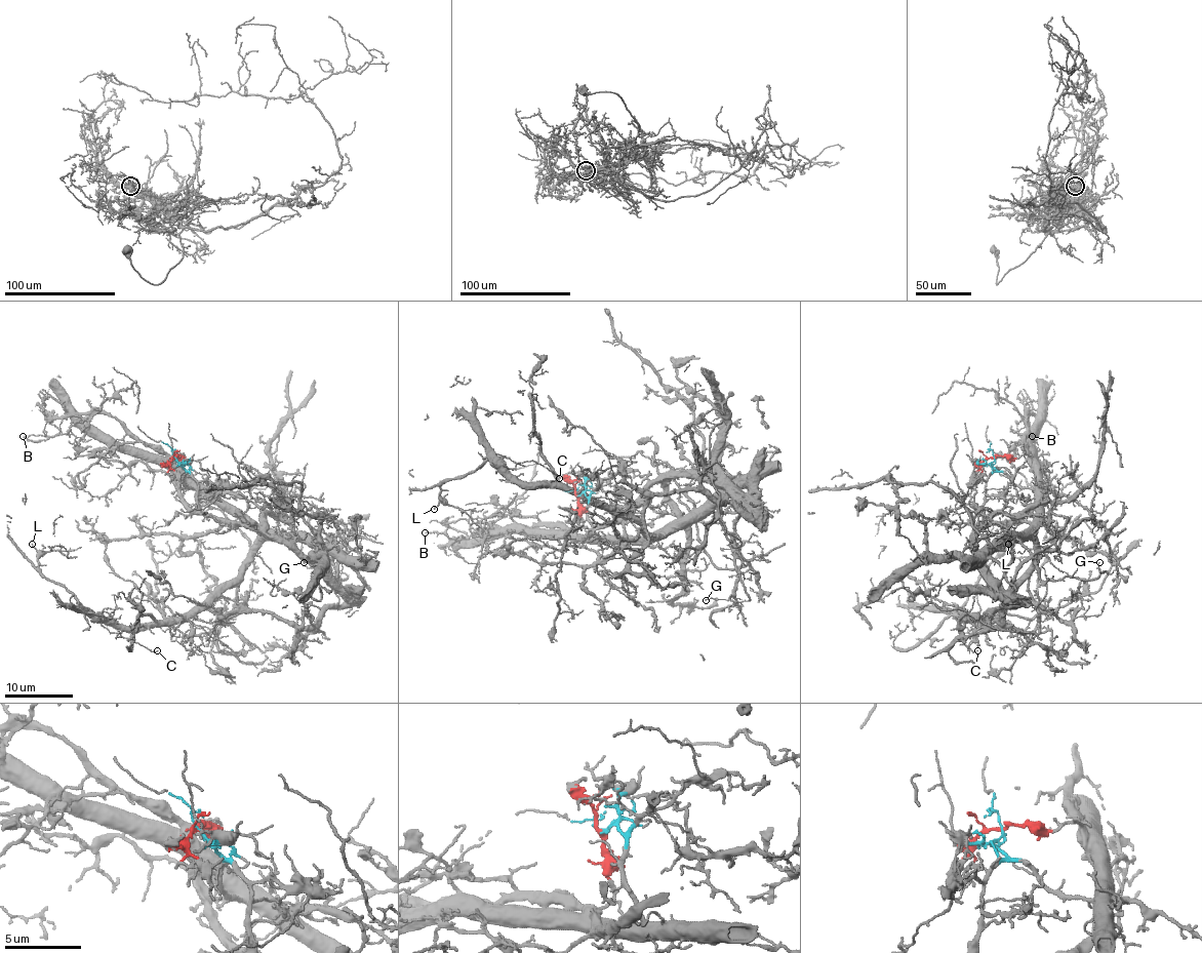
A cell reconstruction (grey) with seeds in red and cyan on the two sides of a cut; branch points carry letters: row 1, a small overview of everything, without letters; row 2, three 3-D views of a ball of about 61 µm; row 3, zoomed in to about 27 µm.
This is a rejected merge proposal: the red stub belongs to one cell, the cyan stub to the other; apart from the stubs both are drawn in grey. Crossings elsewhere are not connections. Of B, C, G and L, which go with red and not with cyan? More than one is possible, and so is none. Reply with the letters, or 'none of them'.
B

